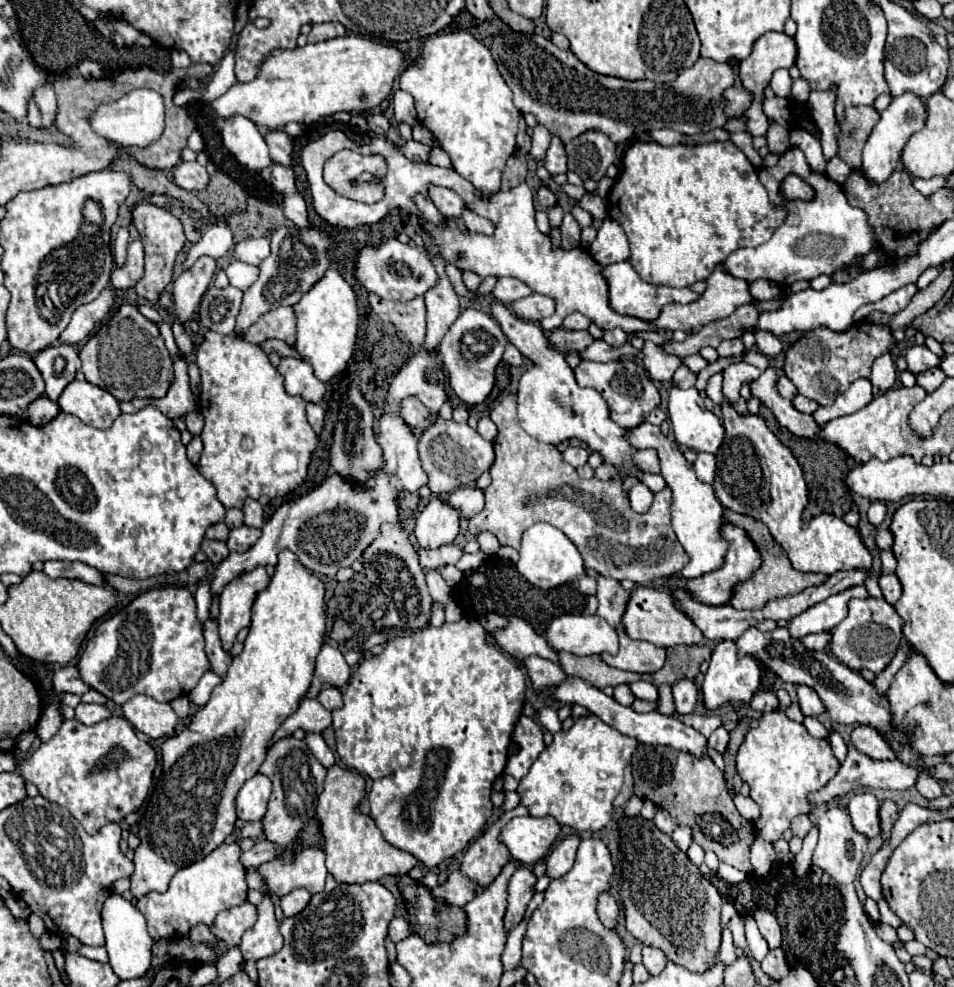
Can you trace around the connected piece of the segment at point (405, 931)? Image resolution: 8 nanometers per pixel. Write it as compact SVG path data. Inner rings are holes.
M395 917L391 923L389 923L389 939L393 943L399 943L403 941L405 937L411 935L411 927L409 927L409 921L405 917Z

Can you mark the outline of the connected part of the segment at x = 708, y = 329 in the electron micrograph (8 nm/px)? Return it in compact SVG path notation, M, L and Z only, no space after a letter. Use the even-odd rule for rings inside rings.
M751 303L741 305L741 307L737 307L737 311L733 311L733 315L707 323L703 329L689 333L683 343L669 341L667 345L663 345L663 349L677 357L695 355L695 353L699 353L701 347L707 347L707 345L717 349L719 343L725 339L743 337L743 333L747 333L749 329L753 329L757 325L757 319L759 319L759 311Z

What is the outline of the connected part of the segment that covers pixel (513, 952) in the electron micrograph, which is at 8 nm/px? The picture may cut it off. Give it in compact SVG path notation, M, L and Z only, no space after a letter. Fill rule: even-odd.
M523 919L509 935L507 935L507 945L505 951L501 955L501 963L505 971L511 971L519 965L521 961L521 939L525 935L525 927L527 927L527 919Z

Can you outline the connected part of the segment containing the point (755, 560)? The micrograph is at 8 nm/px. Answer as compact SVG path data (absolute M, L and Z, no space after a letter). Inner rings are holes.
M725 523L723 525L723 537L729 541L729 551L725 557L725 565L709 575L703 575L699 579L681 579L681 577L671 577L667 581L669 589L687 589L697 601L705 603L705 605L727 605L729 599L733 597L733 591L737 587L737 583L743 583L745 579L749 579L759 567L761 567L761 555L755 547L755 543L749 539L749 535L745 535L745 529L733 525L733 523Z

